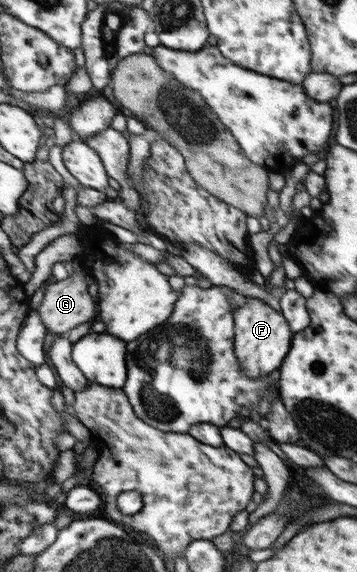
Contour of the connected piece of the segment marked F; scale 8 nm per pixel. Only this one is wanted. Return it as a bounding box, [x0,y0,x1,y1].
[234,295,292,378]

